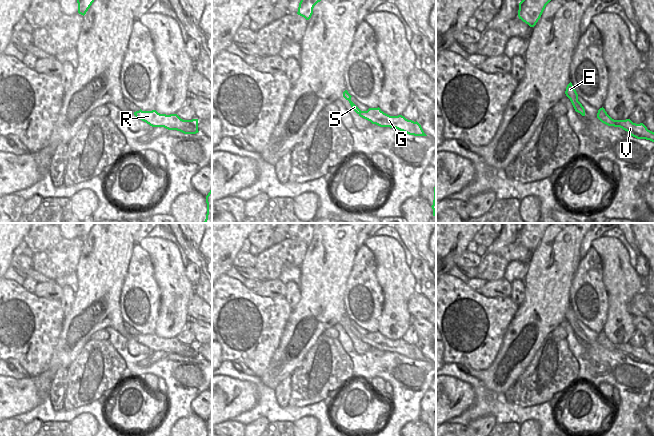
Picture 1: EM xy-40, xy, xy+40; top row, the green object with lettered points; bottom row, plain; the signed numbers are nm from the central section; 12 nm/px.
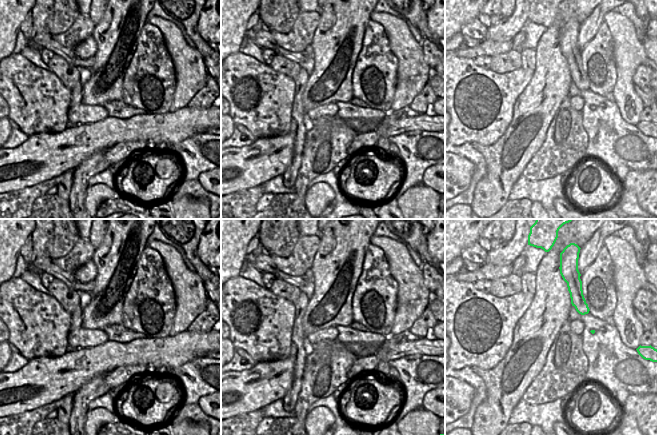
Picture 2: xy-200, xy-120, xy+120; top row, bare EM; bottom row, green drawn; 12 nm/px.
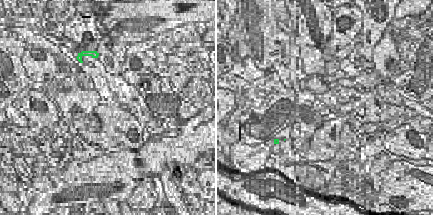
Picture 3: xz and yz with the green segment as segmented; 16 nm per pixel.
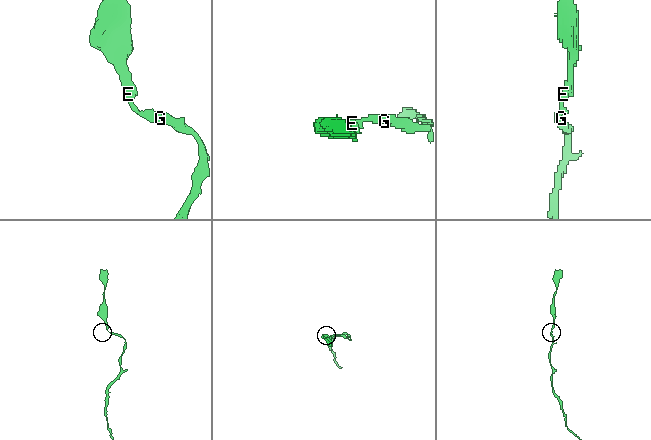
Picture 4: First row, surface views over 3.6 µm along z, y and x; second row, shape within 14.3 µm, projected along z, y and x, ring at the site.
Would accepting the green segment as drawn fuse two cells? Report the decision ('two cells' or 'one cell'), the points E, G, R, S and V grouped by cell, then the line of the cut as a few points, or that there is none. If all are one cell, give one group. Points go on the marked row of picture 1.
one cell; E G R S V; no cut

